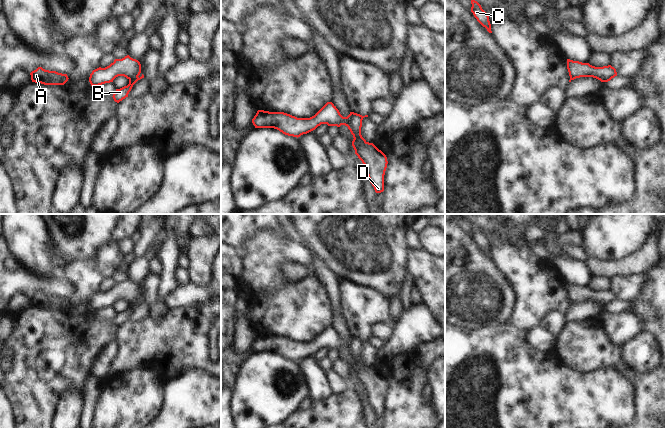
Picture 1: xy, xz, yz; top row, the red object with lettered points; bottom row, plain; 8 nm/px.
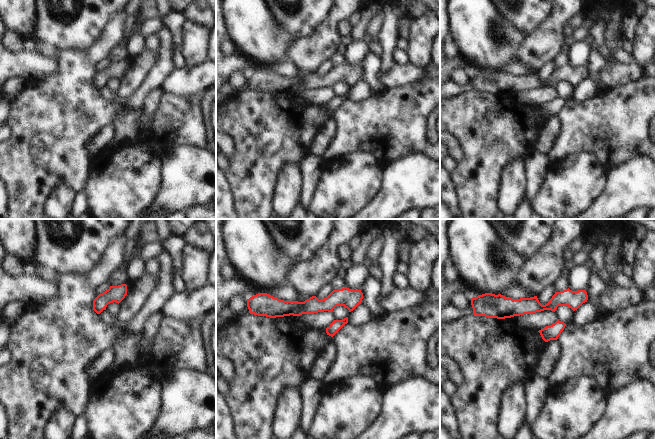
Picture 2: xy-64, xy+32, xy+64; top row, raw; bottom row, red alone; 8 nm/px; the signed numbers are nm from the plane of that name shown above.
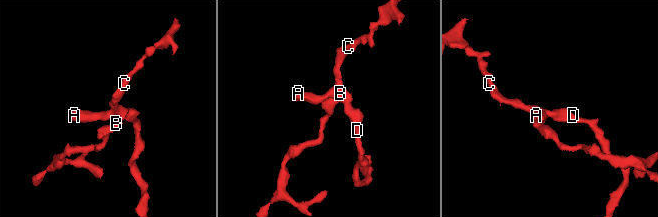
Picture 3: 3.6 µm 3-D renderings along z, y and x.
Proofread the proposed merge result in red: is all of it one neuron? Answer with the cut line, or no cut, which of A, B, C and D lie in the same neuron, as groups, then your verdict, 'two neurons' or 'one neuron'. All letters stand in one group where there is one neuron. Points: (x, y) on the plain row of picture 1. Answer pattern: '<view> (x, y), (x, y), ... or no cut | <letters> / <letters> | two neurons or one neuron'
xy (137, 300), (135, 303), (129, 304) | A C D / B | two neurons

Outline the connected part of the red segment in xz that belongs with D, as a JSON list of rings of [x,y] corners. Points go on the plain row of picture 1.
[[[327,326],[314,340],[310,342],[297,342],[290,338],[284,336],[269,336],[264,334],[258,334],[252,347],[255,352],[274,352],[279,354],[285,359],[300,361],[303,358],[307,358],[315,354],[321,348],[327,348],[328,350],[337,350],[345,349],[350,354],[353,359],[352,370],[355,374],[355,378],[362,385],[366,391],[367,399],[370,404],[370,407],[374,411],[376,417],[381,417],[384,415],[384,399],[387,392],[387,381],[386,379],[379,374],[373,367],[367,366],[361,359],[361,351],[363,340],[354,336],[350,336],[347,341],[343,341],[339,334],[332,326]]]

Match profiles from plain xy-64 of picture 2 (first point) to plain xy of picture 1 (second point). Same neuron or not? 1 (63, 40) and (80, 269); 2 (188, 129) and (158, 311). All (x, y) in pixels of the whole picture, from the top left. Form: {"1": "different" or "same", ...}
{"1": "different", "2": "different"}

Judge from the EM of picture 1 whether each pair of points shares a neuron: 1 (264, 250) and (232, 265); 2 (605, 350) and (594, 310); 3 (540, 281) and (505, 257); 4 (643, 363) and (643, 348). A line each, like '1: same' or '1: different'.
1: different
2: different
3: same
4: same

